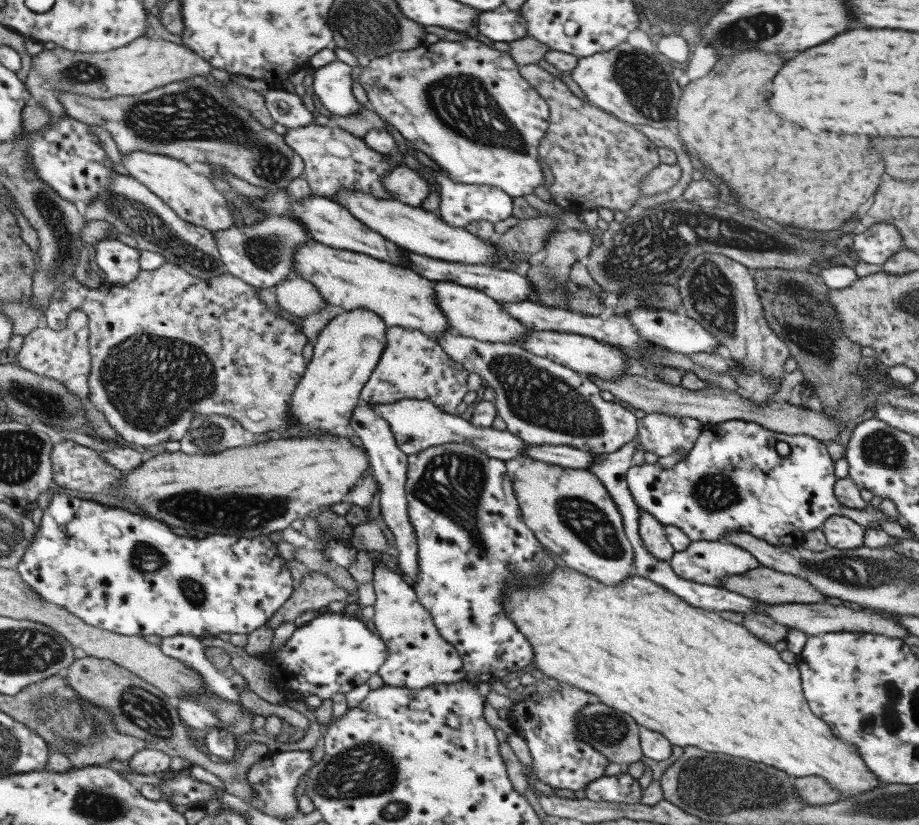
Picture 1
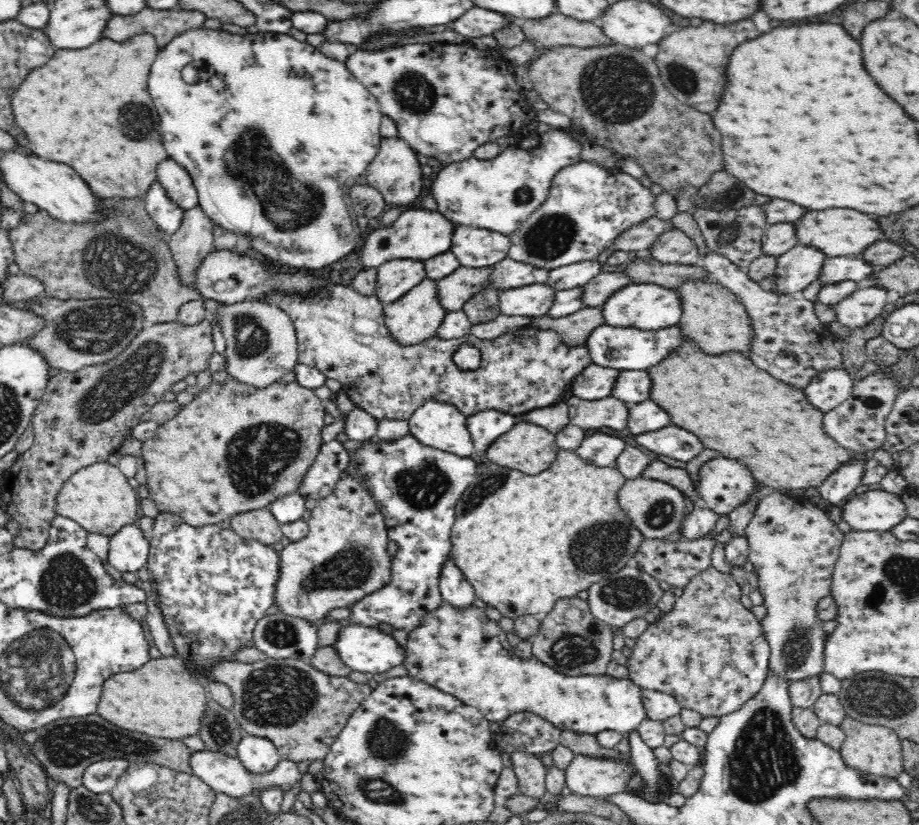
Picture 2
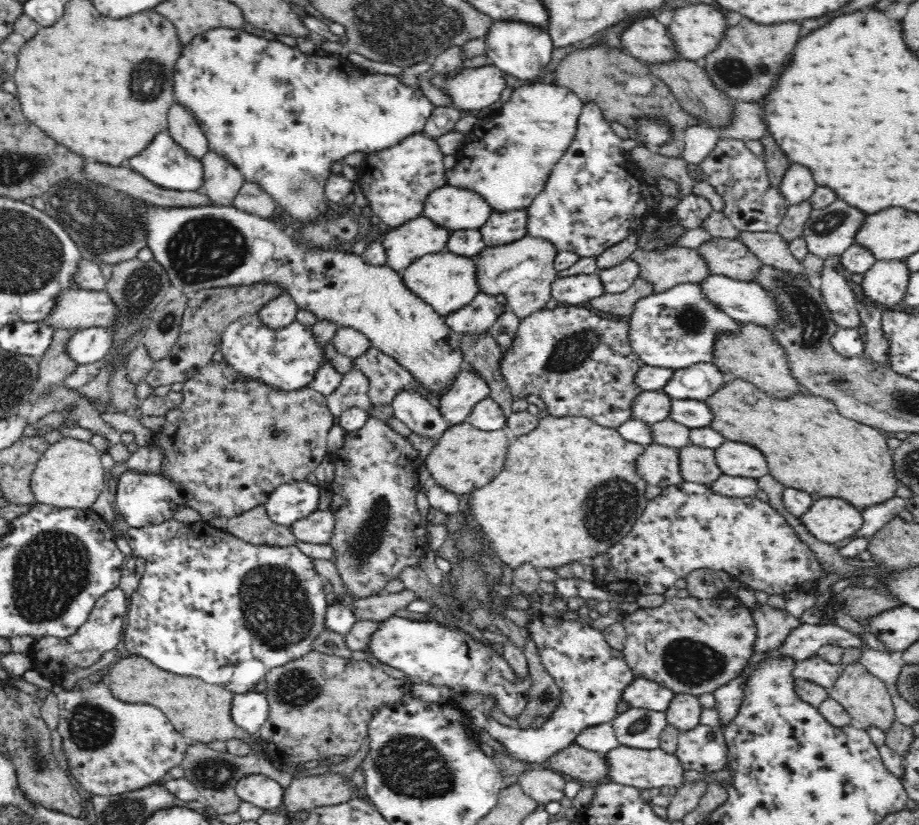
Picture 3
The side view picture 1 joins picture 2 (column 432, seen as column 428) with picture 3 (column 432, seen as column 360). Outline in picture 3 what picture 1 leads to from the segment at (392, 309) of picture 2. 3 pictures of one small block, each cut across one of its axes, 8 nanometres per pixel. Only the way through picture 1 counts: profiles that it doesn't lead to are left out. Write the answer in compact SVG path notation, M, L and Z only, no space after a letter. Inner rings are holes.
M445 249L436 254L422 256L405 268L401 279L416 296L429 304L437 314L446 316L459 308L470 304L479 292L479 280L474 260L470 256L460 256Z

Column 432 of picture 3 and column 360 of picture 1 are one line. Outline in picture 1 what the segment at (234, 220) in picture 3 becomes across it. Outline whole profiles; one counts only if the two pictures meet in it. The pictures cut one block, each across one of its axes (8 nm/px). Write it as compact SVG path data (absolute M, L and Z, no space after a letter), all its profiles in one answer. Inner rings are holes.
M365 308L348 310L334 317L320 331L317 341L313 344L313 357L308 362L305 373L298 381L289 402L289 422L305 430L321 432L329 432L336 426L348 426L354 408L360 403L360 393L384 352L387 329L386 323L378 315Z

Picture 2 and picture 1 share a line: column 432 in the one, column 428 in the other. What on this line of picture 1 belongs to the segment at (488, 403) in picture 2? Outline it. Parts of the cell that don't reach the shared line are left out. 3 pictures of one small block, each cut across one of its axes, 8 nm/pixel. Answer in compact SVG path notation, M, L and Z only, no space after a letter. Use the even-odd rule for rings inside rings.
M389 327L384 352L360 393L360 402L390 404L404 399L429 400L444 412L456 414L468 392L466 380L470 373L452 360L437 340L422 331Z

